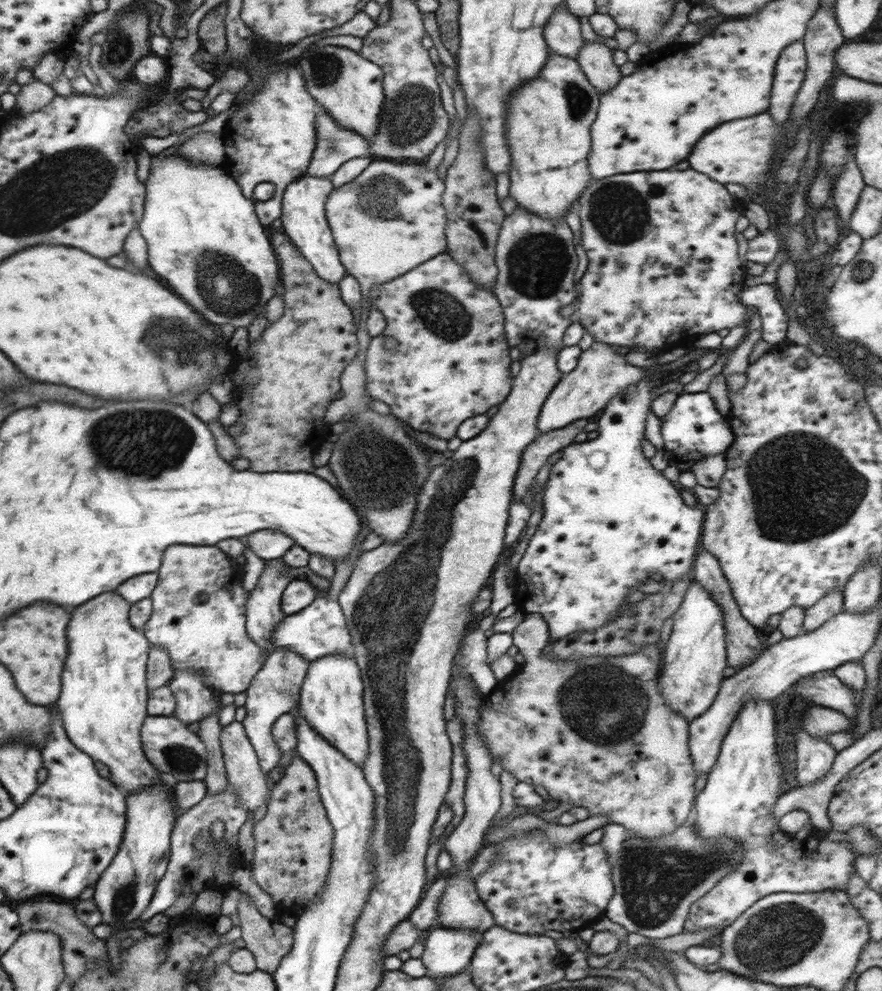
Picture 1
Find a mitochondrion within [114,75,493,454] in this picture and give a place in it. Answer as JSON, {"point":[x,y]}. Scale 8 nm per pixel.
{"point":[227,284]}

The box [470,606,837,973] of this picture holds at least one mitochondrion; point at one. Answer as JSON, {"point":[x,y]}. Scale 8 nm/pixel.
{"point":[655,879]}

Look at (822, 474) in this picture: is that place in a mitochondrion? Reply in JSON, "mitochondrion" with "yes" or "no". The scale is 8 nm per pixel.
{"mitochondrion":"yes"}

